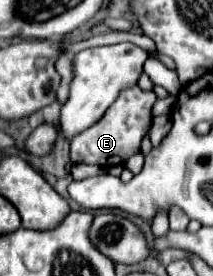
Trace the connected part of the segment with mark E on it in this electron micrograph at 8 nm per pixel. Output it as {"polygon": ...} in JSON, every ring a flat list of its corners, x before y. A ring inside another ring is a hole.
{"polygon":[[139,87,123,89,115,103,105,111,105,115,87,131,81,131,71,139,71,159,73,163,91,163,103,169,123,165,131,155,139,151,139,143,151,125,151,107,157,100,153,91,141,91]]}

